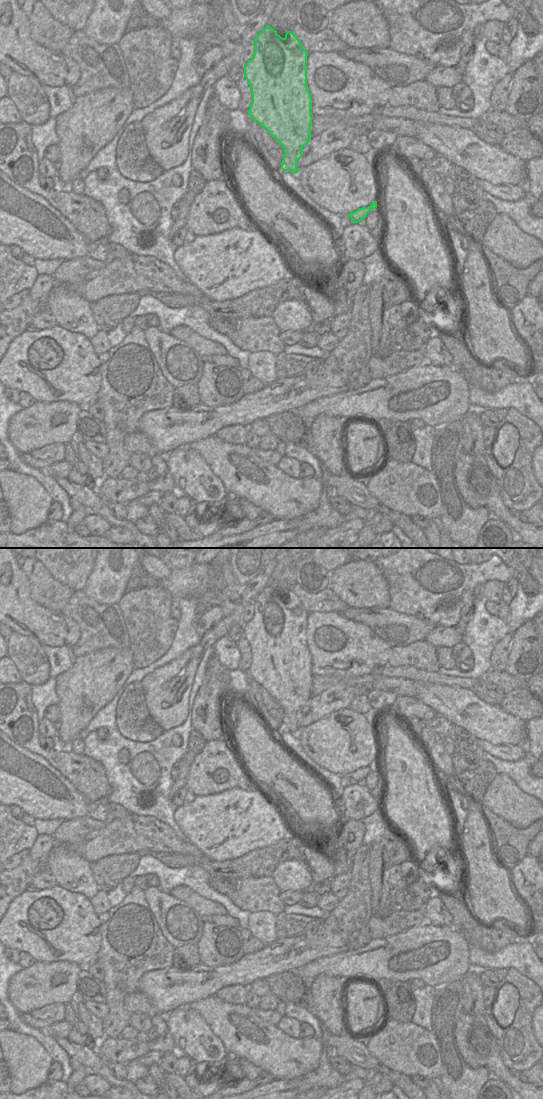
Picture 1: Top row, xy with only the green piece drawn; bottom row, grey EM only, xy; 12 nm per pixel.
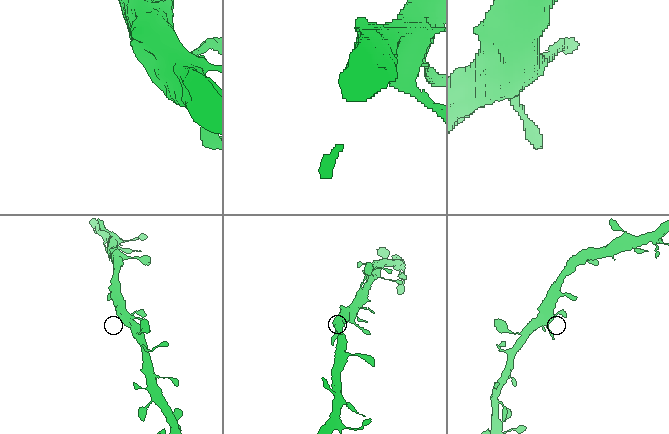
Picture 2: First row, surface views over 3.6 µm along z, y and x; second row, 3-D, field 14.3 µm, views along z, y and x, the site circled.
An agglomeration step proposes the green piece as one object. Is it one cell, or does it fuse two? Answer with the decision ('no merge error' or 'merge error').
no merge error

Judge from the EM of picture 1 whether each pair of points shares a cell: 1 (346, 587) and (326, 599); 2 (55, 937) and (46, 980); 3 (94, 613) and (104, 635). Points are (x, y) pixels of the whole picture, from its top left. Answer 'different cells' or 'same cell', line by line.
1: different cells
2: different cells
3: same cell

